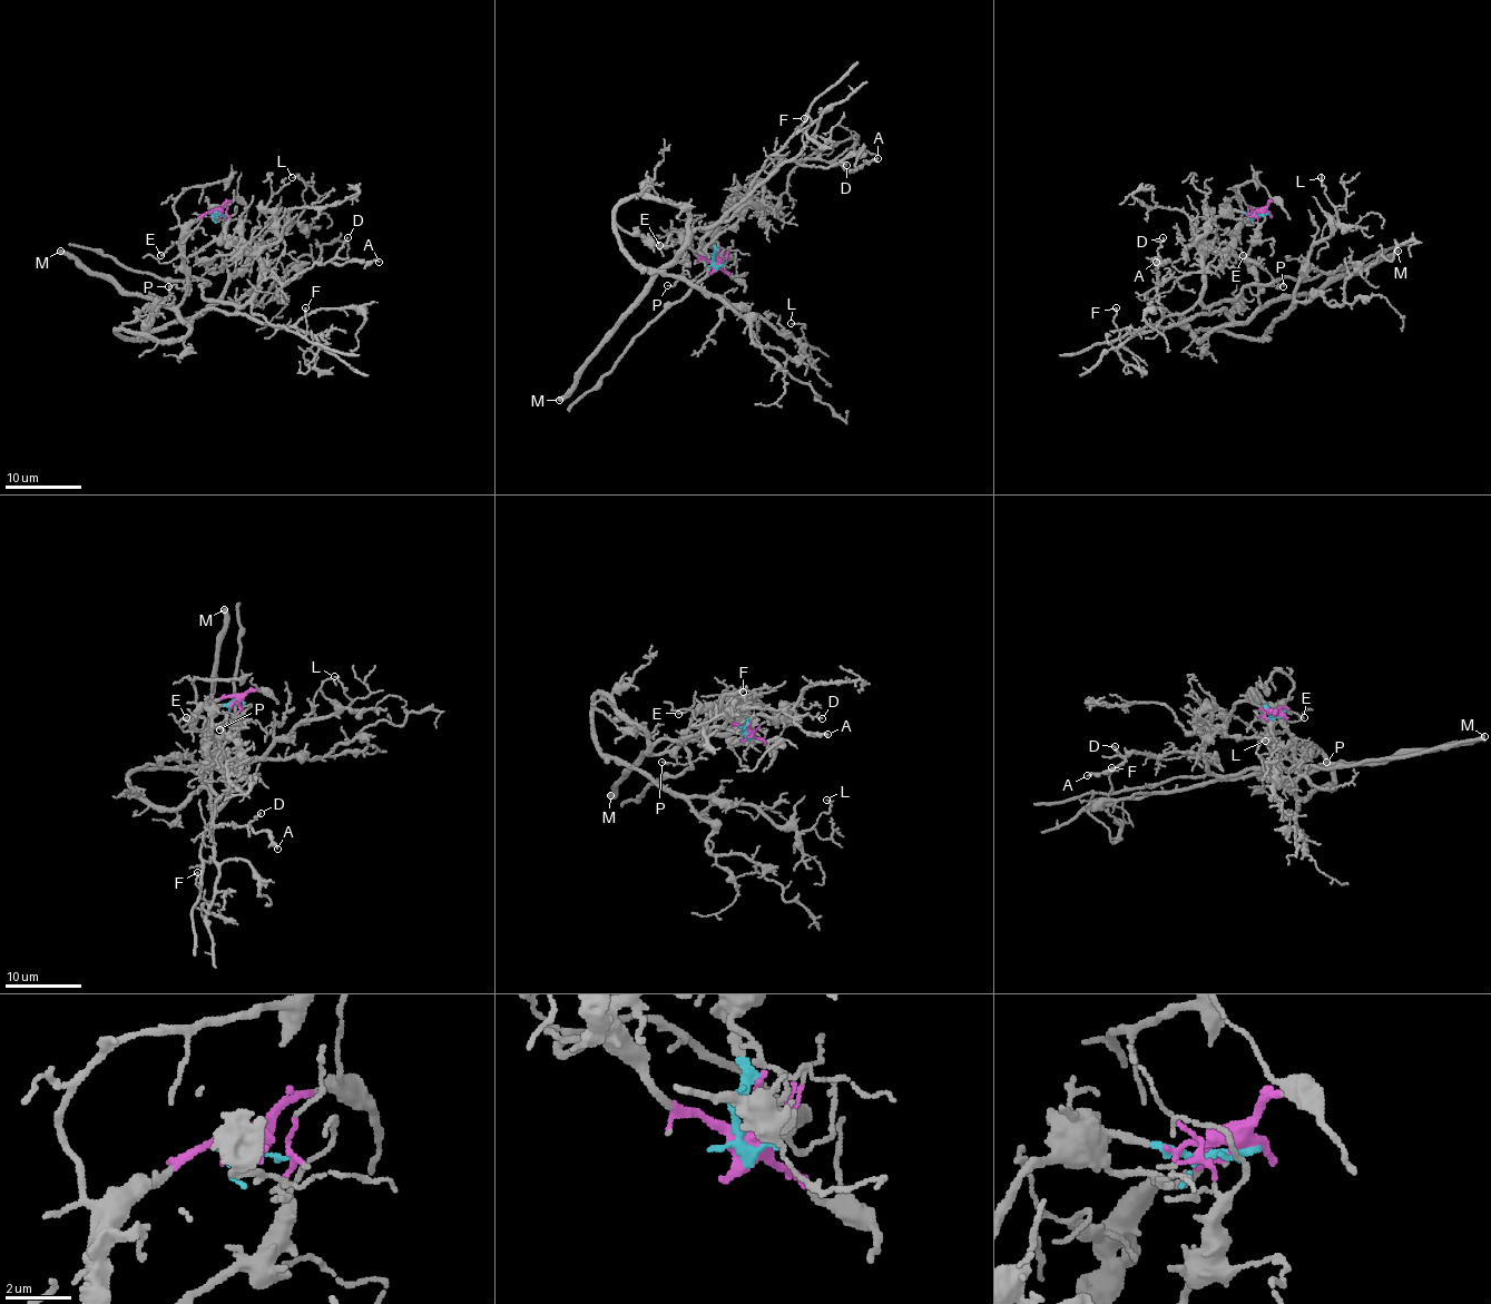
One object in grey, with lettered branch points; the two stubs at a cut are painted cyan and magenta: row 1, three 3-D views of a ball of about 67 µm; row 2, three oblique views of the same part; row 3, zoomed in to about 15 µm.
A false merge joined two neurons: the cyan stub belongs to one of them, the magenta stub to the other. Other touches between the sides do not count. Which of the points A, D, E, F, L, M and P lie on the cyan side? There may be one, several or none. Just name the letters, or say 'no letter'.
A, D, F, P

